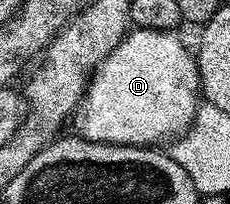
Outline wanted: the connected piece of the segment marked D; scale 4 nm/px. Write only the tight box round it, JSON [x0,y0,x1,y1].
[76,27,200,146]

